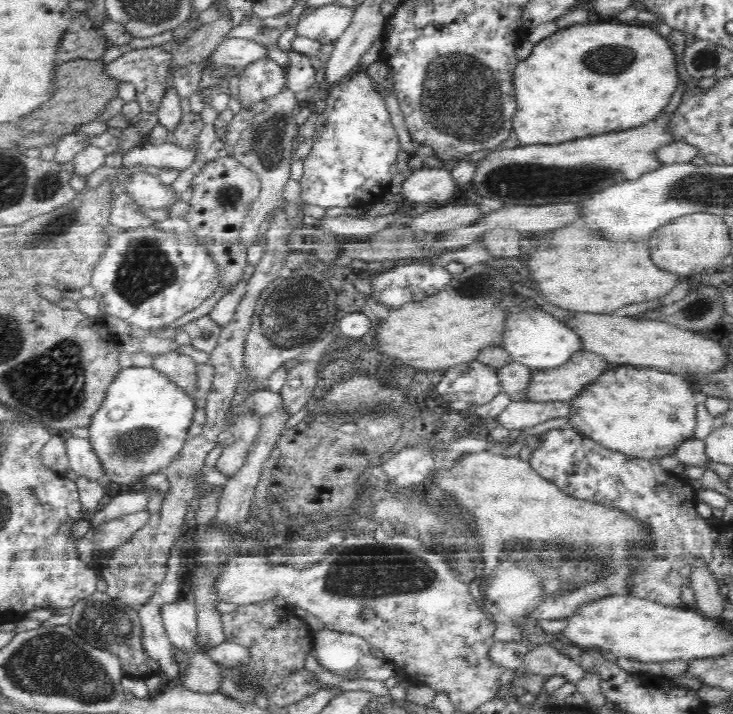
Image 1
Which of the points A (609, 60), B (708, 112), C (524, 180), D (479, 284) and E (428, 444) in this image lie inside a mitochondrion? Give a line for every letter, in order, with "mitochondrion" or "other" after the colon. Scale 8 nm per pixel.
A: mitochondrion
B: other
C: mitochondrion
D: mitochondrion
E: other

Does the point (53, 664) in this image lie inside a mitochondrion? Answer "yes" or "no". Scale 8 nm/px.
yes

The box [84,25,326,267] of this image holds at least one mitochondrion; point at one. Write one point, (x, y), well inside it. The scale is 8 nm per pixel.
(265, 150)

